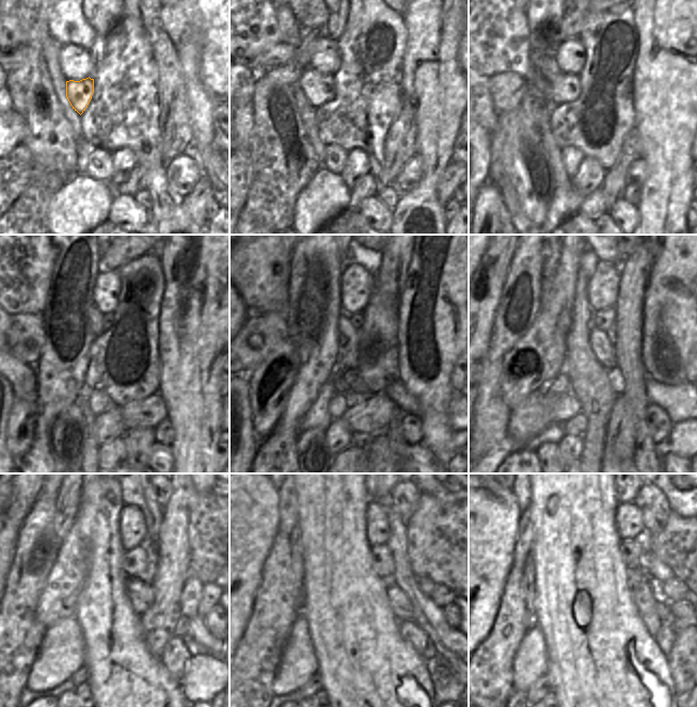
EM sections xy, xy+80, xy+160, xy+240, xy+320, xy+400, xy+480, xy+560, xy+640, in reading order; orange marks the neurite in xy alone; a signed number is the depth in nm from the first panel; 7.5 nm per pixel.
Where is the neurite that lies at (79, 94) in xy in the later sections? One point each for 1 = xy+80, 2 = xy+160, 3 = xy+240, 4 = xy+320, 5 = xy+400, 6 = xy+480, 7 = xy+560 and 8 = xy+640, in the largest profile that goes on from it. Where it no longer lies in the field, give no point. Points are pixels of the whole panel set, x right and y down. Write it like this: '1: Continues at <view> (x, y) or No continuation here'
1: Continues at xy+80 (319, 89)
2: Continues at xy+160 (565, 87)
3: Continues at xy+240 (108, 318)
4: Continues at xy+320 (355, 319)
5: Continues at xy+400 (603, 320)
6: Continues at xy+480 (135, 561)
7: Continues at xy+560 (382, 563)
8: Continues at xy+640 (631, 550).

